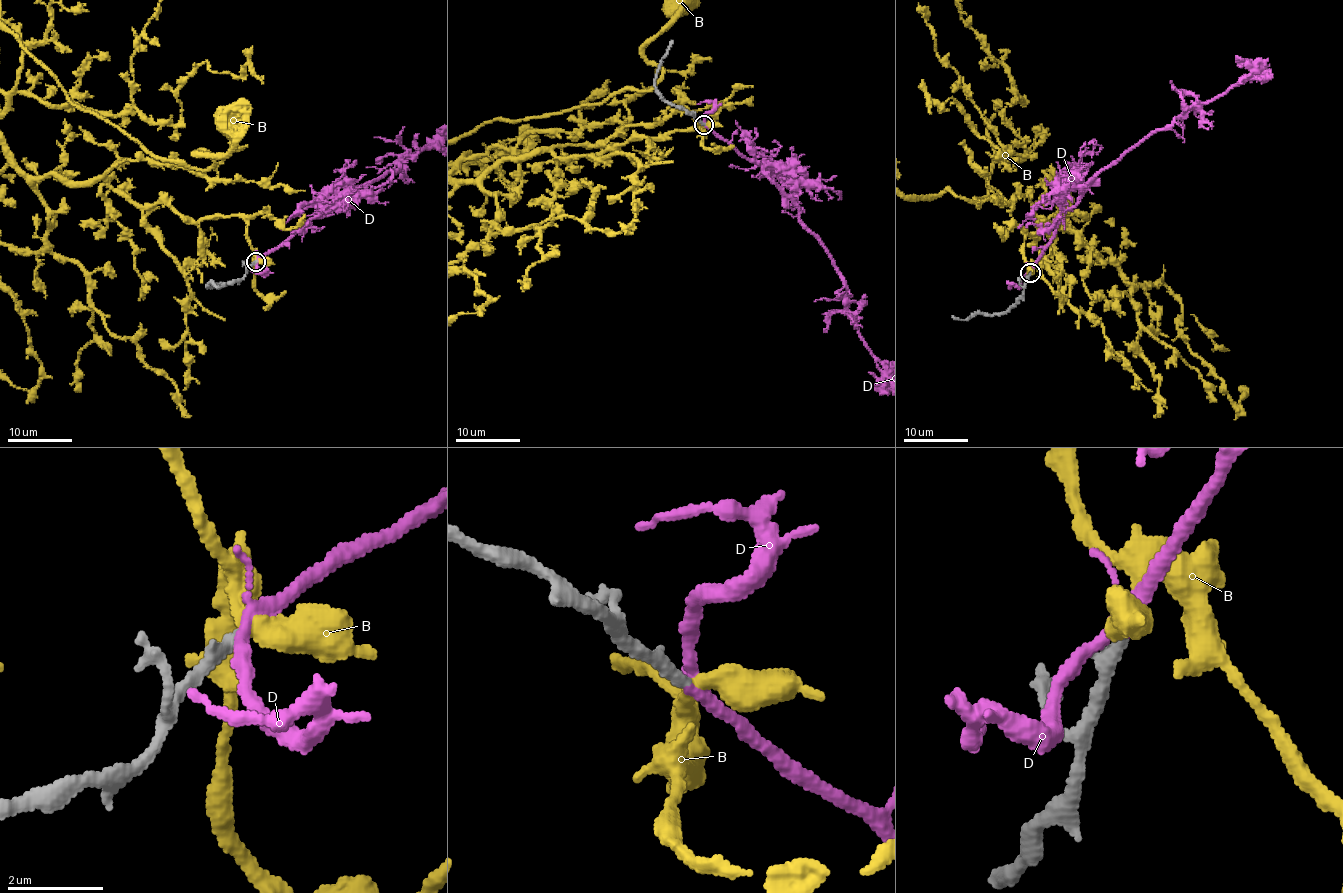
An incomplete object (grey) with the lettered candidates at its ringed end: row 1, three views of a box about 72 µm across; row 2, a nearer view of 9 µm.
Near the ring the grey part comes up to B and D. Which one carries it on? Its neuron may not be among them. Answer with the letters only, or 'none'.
D

